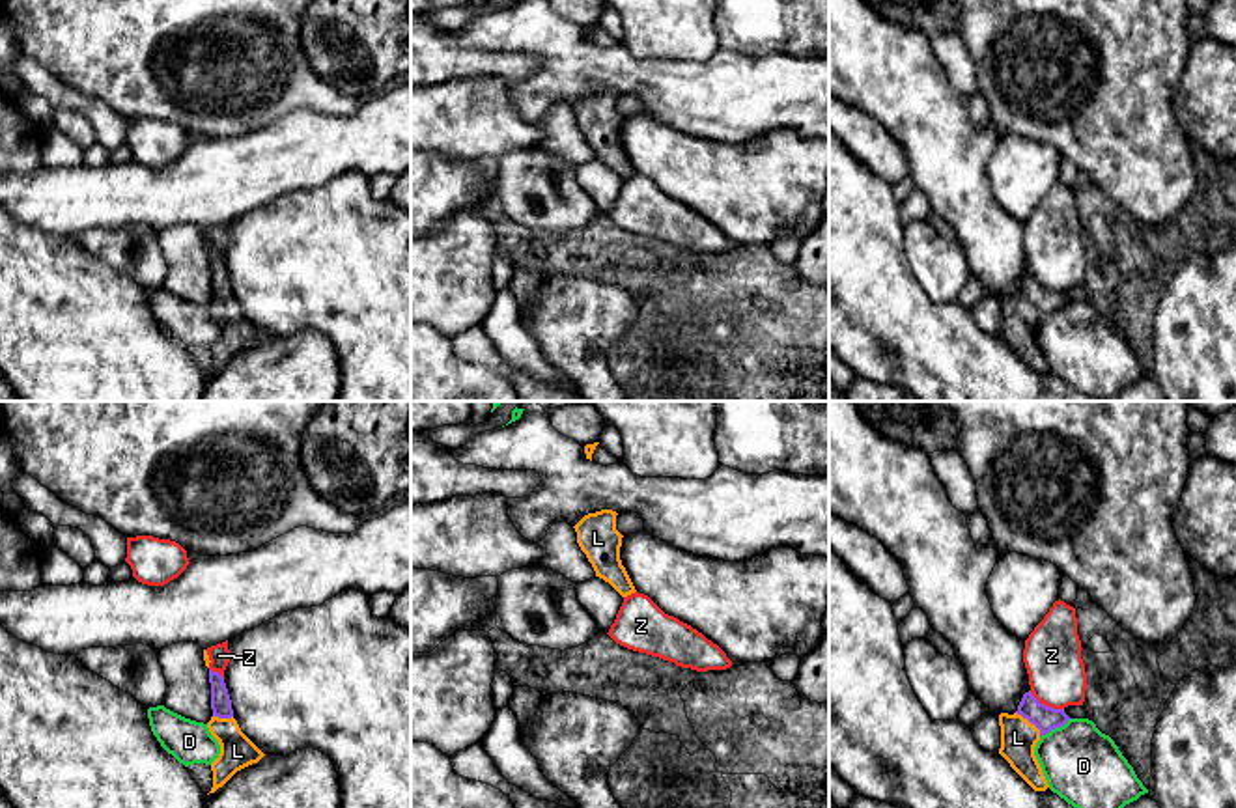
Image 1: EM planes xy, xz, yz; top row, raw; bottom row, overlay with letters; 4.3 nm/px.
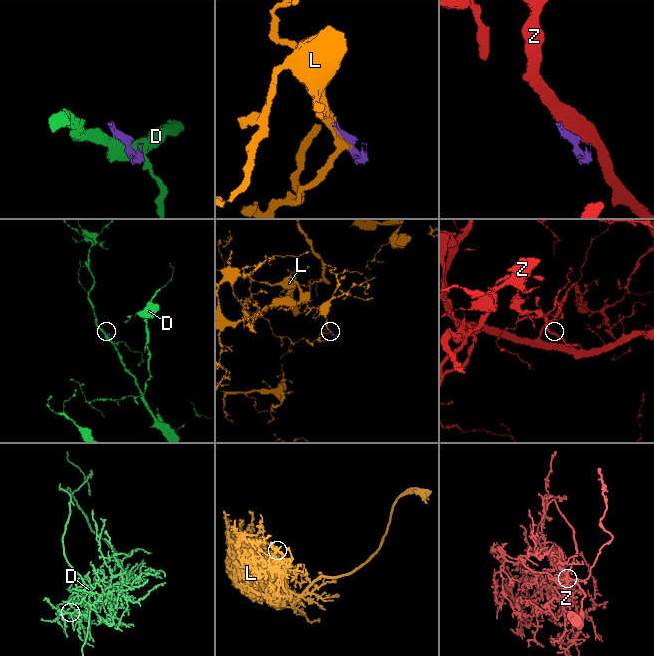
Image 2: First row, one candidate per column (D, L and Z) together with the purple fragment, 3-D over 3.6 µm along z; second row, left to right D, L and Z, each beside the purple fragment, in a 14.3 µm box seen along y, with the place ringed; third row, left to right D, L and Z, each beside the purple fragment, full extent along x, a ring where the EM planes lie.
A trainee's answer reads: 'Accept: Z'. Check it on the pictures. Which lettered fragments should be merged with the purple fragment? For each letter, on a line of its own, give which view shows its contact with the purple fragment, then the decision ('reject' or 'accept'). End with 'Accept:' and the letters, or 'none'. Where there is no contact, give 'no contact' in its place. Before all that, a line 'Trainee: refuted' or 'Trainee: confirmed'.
Trainee: refuted
D: meets purple in yz; reject
L: meets purple in yz; accept
Z: meets purple in yz; reject
Accept: L

